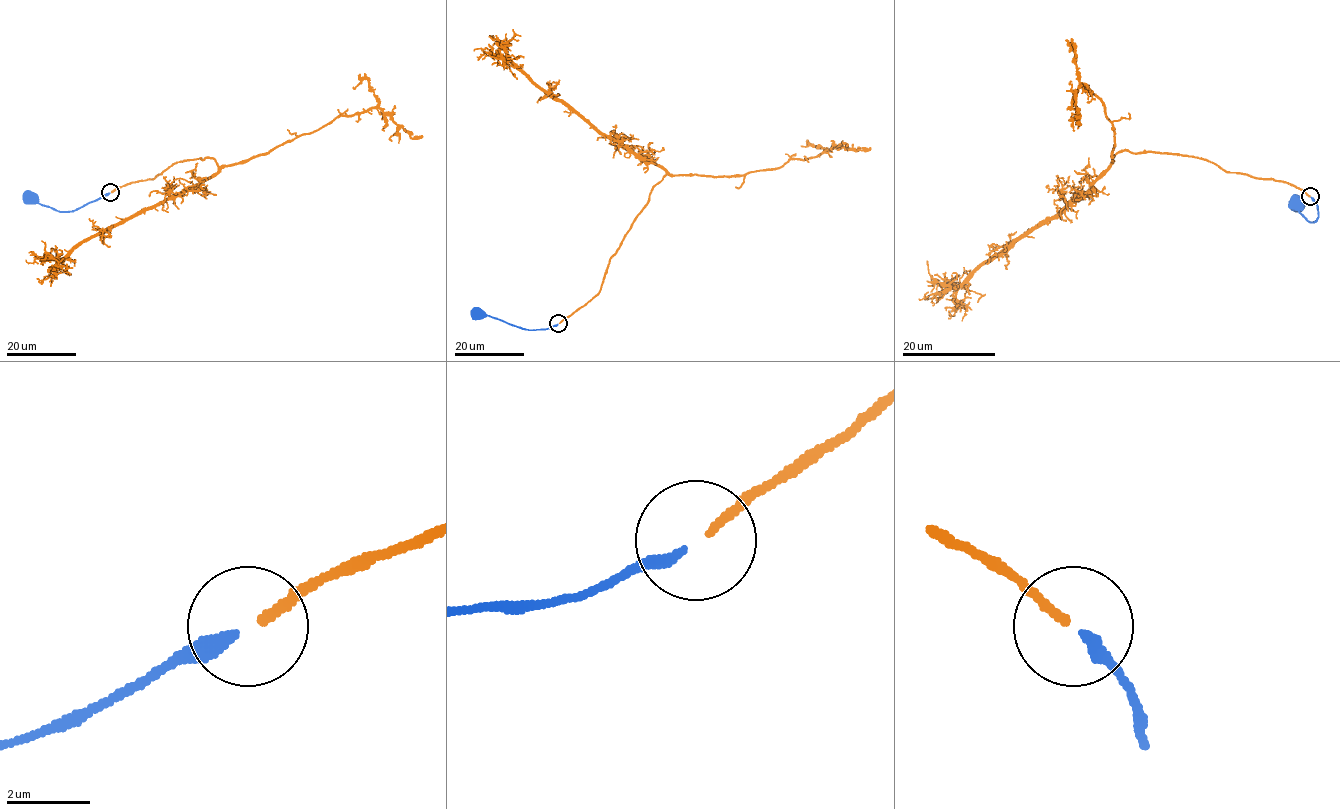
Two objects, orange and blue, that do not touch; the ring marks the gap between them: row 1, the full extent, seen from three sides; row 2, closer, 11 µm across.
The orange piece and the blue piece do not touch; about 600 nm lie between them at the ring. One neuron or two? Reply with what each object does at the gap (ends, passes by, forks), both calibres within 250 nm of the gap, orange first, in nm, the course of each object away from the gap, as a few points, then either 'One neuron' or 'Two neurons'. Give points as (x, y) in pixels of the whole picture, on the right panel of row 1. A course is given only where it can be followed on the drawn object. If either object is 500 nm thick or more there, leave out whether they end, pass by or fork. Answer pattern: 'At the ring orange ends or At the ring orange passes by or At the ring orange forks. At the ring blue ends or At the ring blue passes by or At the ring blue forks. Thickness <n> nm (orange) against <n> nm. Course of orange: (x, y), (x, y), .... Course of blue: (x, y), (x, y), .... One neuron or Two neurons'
At the ring orange ends. At the ring blue ends. Thickness 200 nm (orange) against 300 nm. Course of orange: (1309, 195), (1288, 183), (1185, 155), (1120, 150), (1058, 215), (964, 283), (947, 286). Course of blue: (1310, 197), (1318, 211), (1317, 219), (1312, 222), (1300, 212), (1297, 204). One neuron

